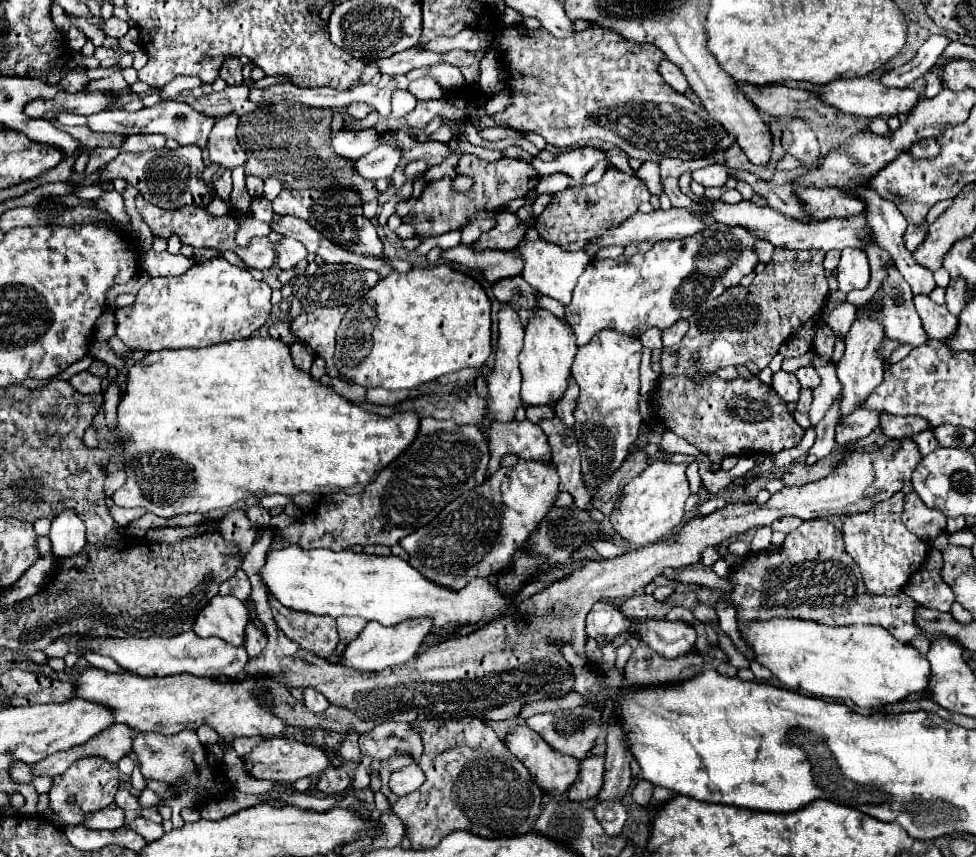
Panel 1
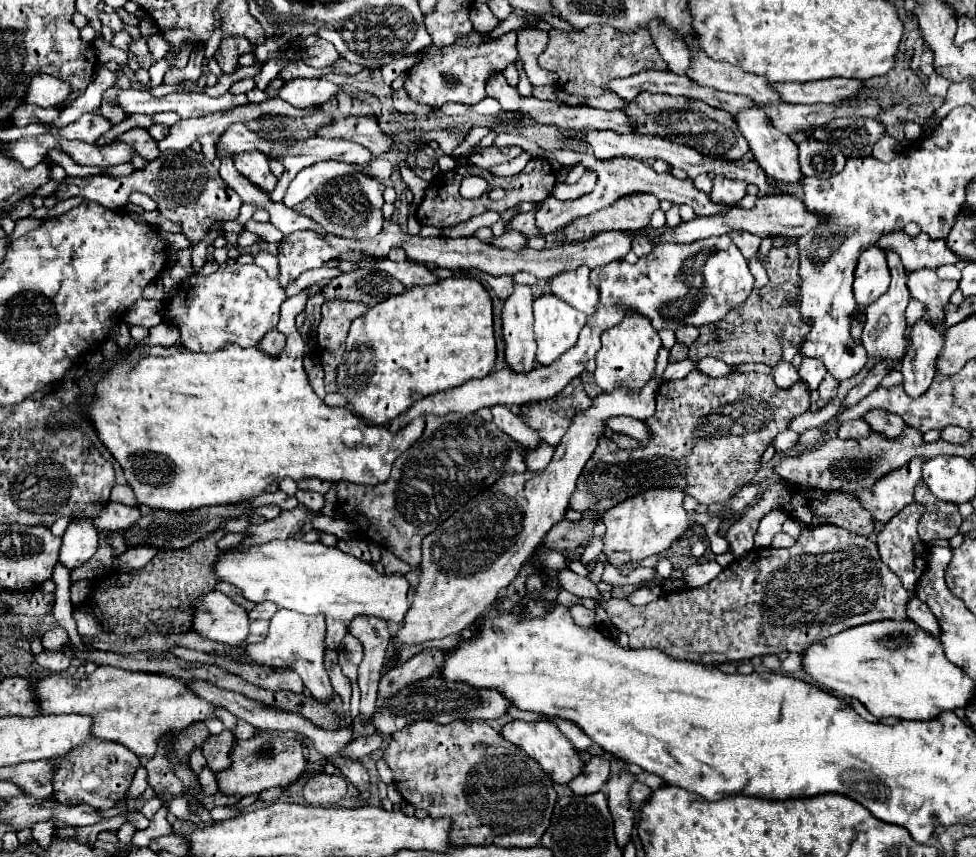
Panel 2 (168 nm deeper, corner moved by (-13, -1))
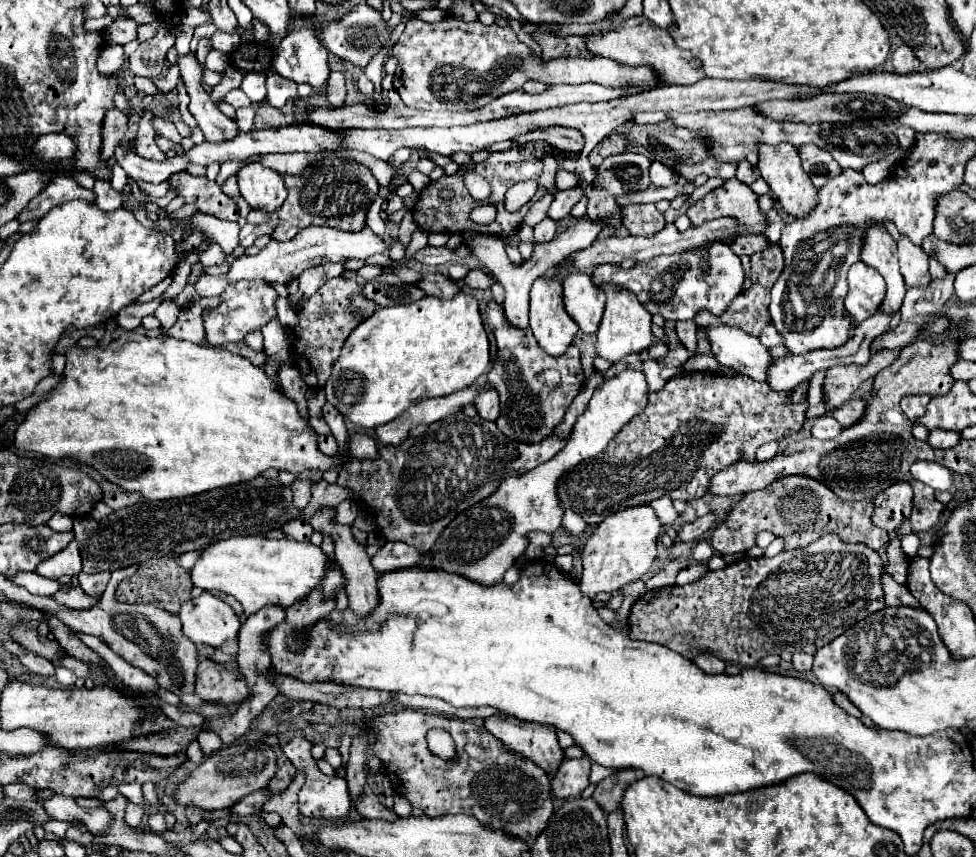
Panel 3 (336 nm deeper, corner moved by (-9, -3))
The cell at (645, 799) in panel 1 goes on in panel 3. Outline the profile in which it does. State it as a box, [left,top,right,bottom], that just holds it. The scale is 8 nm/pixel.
[592,770,636,812]

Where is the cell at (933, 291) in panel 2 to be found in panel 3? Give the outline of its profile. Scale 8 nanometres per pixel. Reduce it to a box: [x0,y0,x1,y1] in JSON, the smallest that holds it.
[898,236,930,288]

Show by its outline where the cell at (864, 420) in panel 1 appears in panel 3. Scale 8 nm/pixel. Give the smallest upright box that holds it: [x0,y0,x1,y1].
[812,416,842,440]

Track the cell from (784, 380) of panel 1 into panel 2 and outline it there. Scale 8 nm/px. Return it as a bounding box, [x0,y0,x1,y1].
[772,360,798,388]

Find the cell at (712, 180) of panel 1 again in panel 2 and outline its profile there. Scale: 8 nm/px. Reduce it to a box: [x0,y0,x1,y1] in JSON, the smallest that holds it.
[710,176,746,206]

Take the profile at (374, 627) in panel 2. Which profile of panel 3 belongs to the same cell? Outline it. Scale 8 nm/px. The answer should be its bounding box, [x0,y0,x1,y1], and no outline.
[310,508,380,618]

